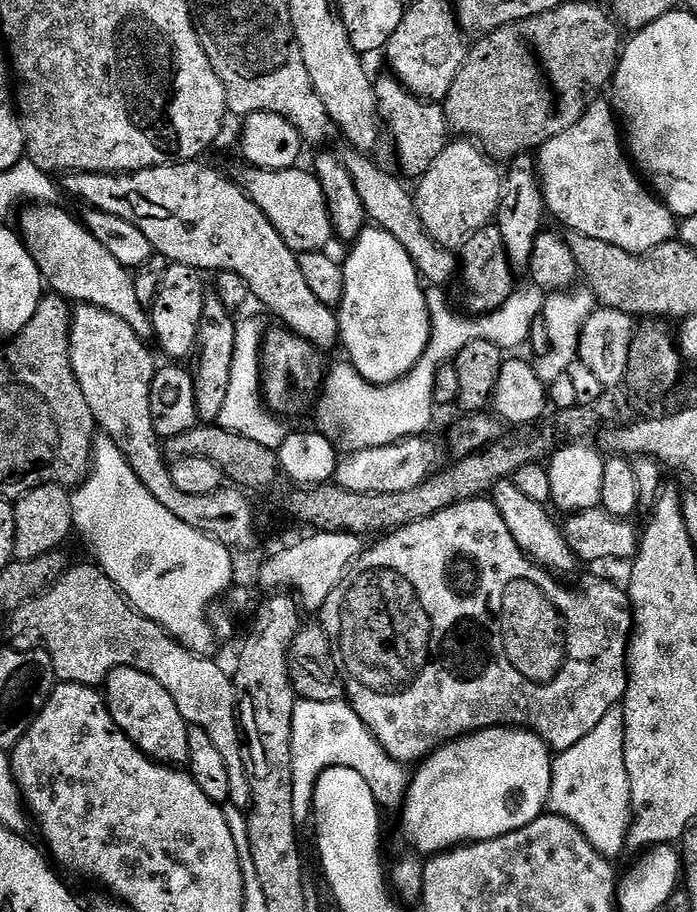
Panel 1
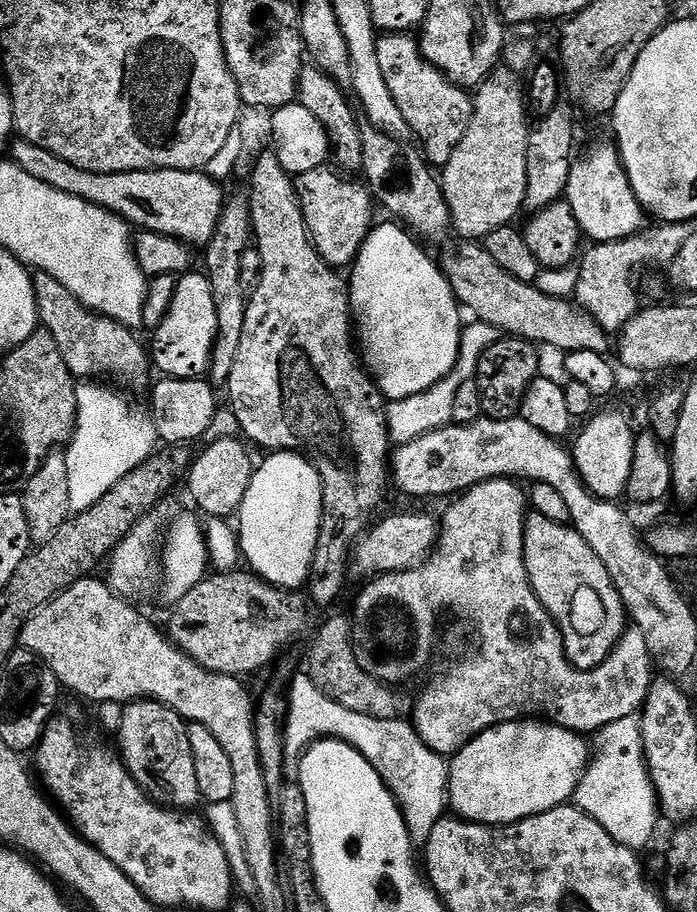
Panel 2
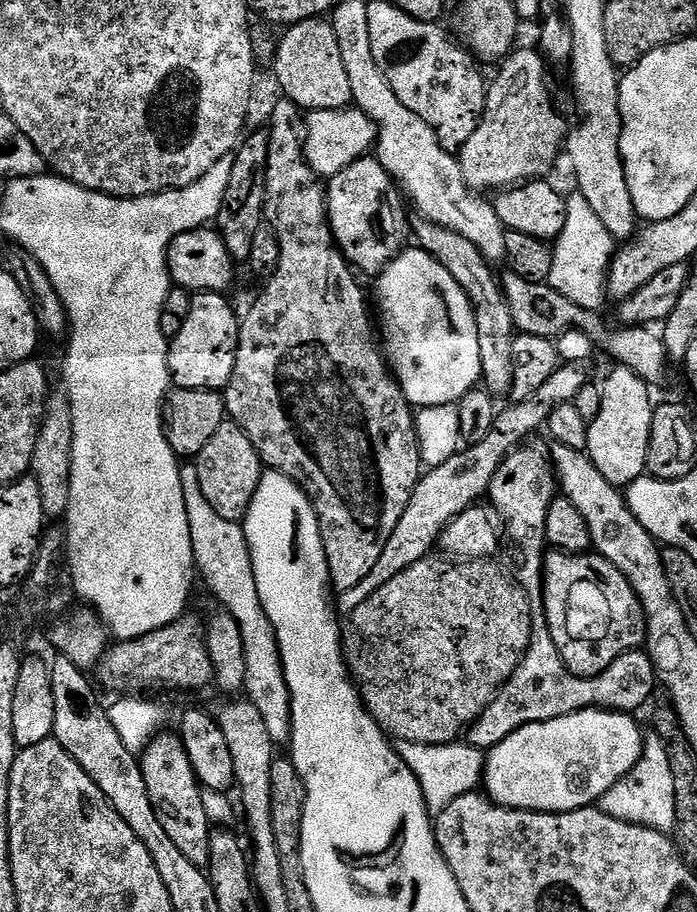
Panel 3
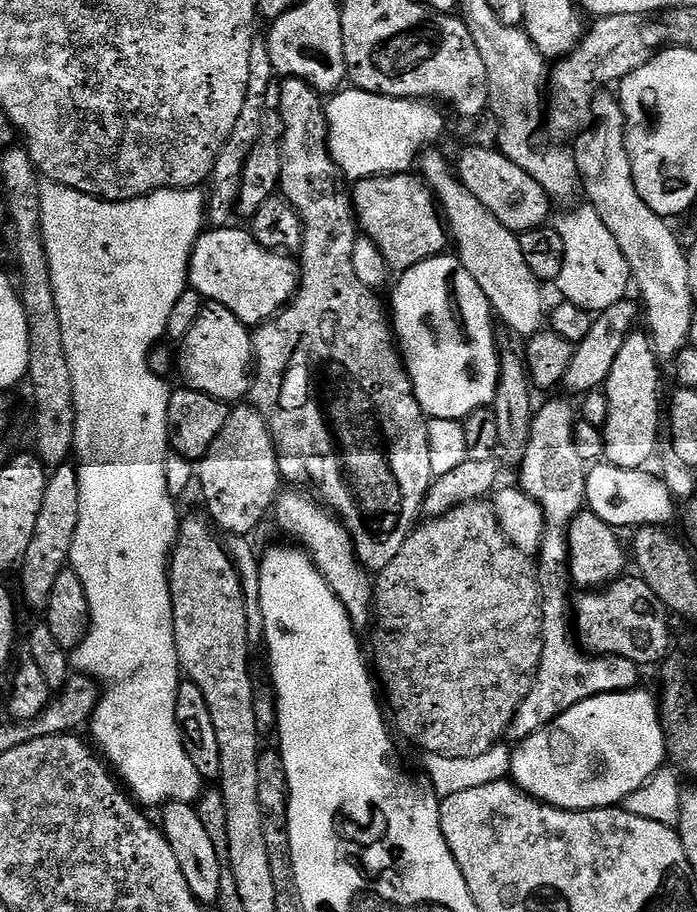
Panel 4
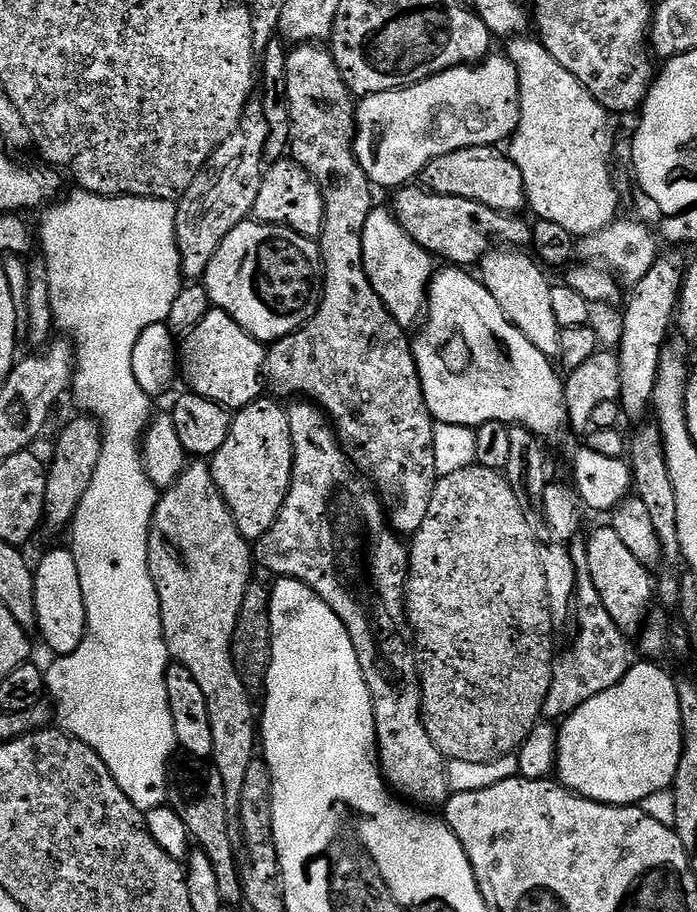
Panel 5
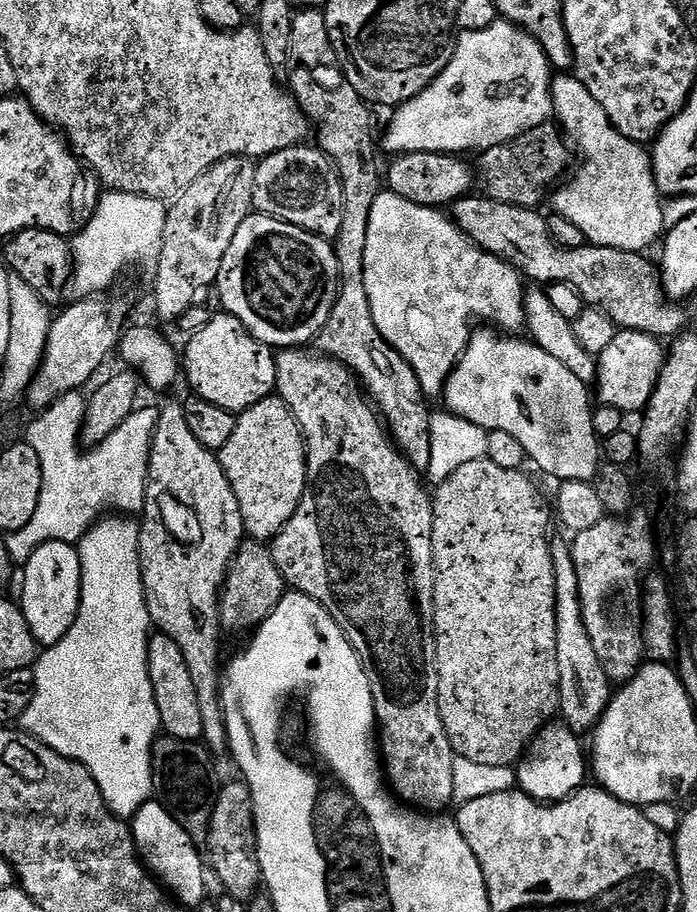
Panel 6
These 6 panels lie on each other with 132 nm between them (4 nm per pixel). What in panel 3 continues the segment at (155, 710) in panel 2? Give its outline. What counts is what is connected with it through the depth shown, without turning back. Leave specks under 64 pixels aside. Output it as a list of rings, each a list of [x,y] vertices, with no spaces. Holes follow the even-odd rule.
[[[164,730],[153,736],[142,753],[140,769],[146,778],[146,790],[150,790],[150,802],[154,802],[158,822],[162,822],[162,830],[166,830],[174,846],[178,846],[194,866],[207,869],[210,821],[200,781],[194,774],[194,766],[190,766],[190,758],[179,735],[172,733],[171,736],[168,730]]]

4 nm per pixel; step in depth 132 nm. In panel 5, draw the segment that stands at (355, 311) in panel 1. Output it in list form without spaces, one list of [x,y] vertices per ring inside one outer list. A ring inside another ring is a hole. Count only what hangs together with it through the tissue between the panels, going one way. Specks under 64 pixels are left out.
[[[444,266],[441,272],[439,269],[433,275],[432,283],[428,285],[426,319],[423,321],[423,324],[425,323],[424,336],[415,337],[412,345],[412,353],[418,366],[426,406],[430,410],[432,419],[442,424],[461,424],[471,429],[491,420],[497,420],[509,426],[523,426],[541,438],[549,438],[548,436],[554,435],[559,430],[560,424],[562,426],[568,424],[568,407],[564,404],[564,380],[562,376],[556,373],[557,365],[549,357],[544,356],[542,350],[538,350],[538,346],[534,346],[530,342],[530,338],[526,338],[526,334],[522,334],[522,330],[518,330],[508,321],[506,314],[502,314],[502,306],[498,306],[498,302],[494,302],[494,294],[490,294],[490,290],[484,284],[483,279],[477,278],[475,275],[472,277],[468,272],[471,271],[460,266]]]

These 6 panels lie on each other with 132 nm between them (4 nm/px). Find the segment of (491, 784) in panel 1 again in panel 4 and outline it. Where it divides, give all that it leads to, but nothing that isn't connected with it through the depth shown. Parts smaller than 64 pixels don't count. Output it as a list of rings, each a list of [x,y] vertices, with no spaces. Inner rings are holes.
[[[640,691],[611,692],[586,698],[586,702],[570,706],[570,710],[554,718],[554,722],[515,745],[512,753],[511,779],[528,796],[541,800],[543,804],[565,808],[571,812],[623,805],[625,798],[634,794],[634,790],[641,788],[666,764],[664,731],[657,697],[653,693],[651,696],[648,692]]]

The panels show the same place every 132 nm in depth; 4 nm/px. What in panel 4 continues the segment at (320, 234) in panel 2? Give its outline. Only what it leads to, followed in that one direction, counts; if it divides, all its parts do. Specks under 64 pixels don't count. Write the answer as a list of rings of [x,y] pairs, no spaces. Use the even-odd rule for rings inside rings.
[[[395,172],[392,176],[371,176],[355,181],[351,189],[352,207],[356,210],[356,223],[359,231],[375,242],[386,258],[389,269],[397,273],[412,268],[418,262],[426,262],[431,256],[439,256],[449,247],[450,232],[446,221],[438,211],[438,201],[431,188],[419,175]]]

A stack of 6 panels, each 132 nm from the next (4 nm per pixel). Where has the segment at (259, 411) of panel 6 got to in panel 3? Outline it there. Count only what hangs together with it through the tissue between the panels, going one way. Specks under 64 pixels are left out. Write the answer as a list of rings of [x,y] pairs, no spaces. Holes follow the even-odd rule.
[[[225,422],[218,426],[218,434],[202,446],[202,450],[194,458],[198,479],[202,486],[202,494],[206,494],[206,502],[222,514],[222,518],[243,521],[248,512],[250,502],[260,485],[260,477],[264,475],[265,465],[260,463],[260,455],[247,433],[235,422]]]

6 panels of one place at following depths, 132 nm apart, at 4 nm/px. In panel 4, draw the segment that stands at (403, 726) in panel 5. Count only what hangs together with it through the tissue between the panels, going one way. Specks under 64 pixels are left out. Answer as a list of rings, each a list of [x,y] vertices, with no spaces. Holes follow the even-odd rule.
[[[296,486],[281,491],[274,505],[274,520],[276,516],[277,526],[284,528],[285,534],[292,539],[289,541],[302,546],[311,556],[316,568],[324,575],[334,594],[342,602],[342,606],[346,606],[353,625],[363,630],[374,620],[373,573],[356,559],[356,547],[352,544],[350,534],[340,523],[339,516],[332,509],[324,507],[315,495],[312,496],[307,496],[304,490]]]

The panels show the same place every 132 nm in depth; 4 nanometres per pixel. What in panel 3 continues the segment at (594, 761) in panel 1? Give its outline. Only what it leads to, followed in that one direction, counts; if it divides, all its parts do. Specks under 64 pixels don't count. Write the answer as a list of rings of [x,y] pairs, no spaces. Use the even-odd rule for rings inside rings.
[[[649,731],[645,735],[644,749],[636,765],[617,784],[610,786],[610,790],[598,802],[598,807],[600,811],[622,822],[671,834],[676,825],[674,806],[674,777],[670,770],[670,754],[666,754],[666,746],[660,735]]]

